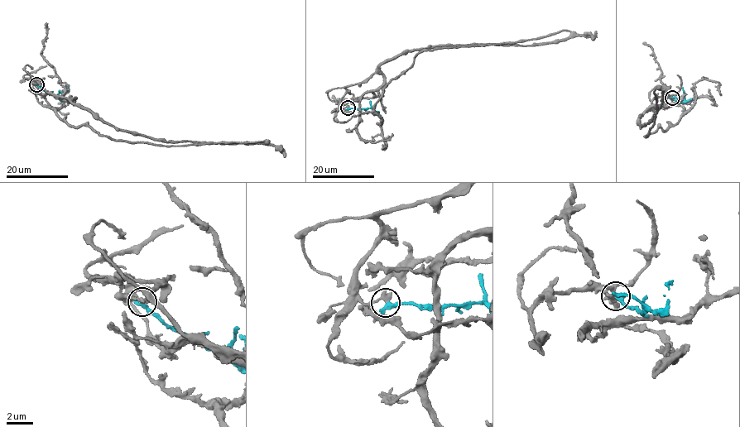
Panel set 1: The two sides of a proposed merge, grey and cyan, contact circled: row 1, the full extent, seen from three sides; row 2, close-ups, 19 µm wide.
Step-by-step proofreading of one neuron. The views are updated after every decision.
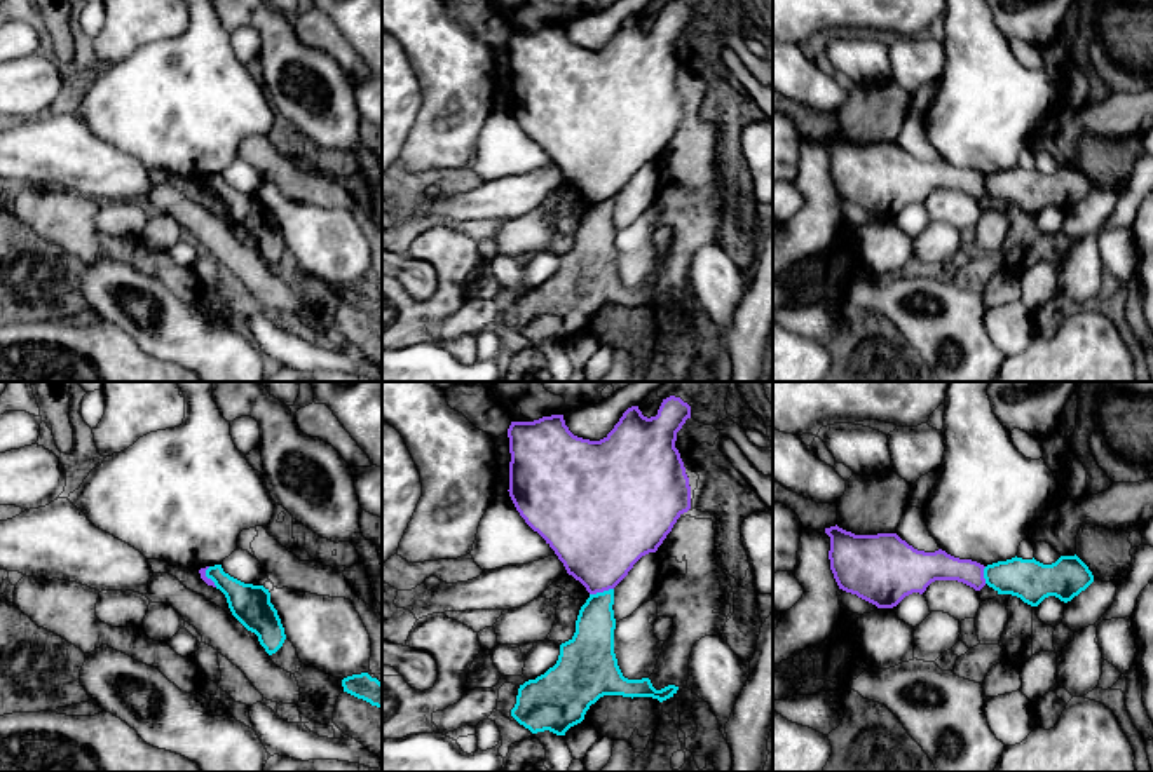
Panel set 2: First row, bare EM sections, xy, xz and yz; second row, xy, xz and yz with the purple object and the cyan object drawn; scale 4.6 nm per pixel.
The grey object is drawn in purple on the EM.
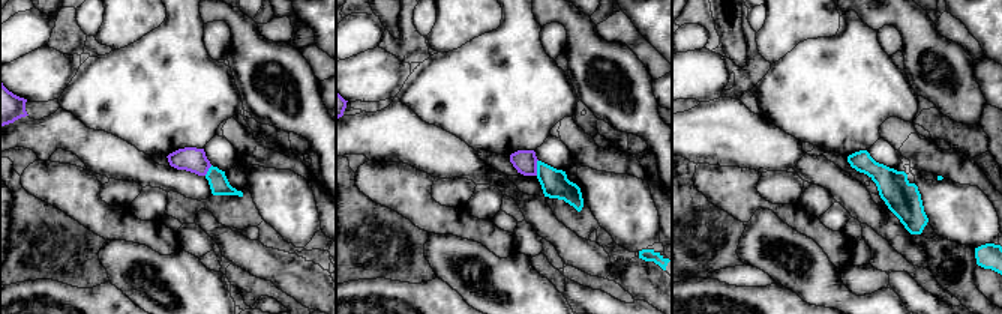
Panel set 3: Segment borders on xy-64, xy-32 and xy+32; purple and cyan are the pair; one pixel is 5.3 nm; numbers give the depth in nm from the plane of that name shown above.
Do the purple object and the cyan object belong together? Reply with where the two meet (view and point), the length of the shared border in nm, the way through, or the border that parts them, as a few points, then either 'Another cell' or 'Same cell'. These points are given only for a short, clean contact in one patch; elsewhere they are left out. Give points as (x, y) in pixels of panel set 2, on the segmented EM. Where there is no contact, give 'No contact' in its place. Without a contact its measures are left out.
Touches purple at xz (600, 591). Shared border 120 nm. Boundary: xz (613, 588), (590, 595). Another cell

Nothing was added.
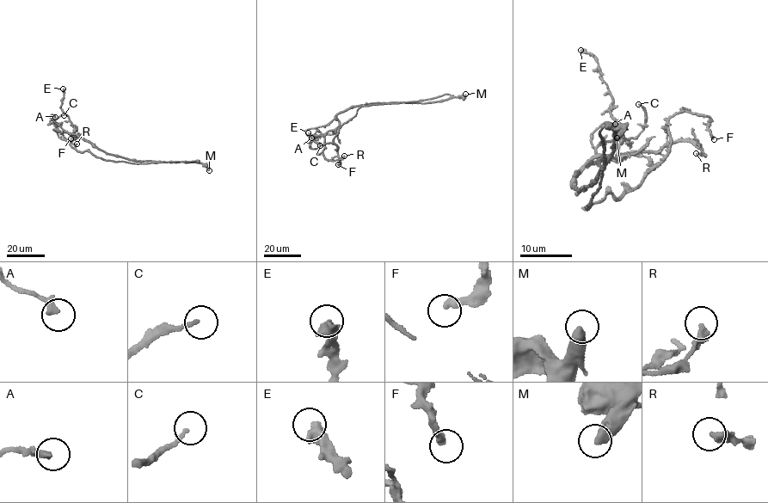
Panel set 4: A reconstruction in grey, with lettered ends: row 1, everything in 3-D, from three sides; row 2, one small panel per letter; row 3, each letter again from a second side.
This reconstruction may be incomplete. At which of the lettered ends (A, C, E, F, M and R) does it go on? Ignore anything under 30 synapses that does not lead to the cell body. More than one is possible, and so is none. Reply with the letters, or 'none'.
none

